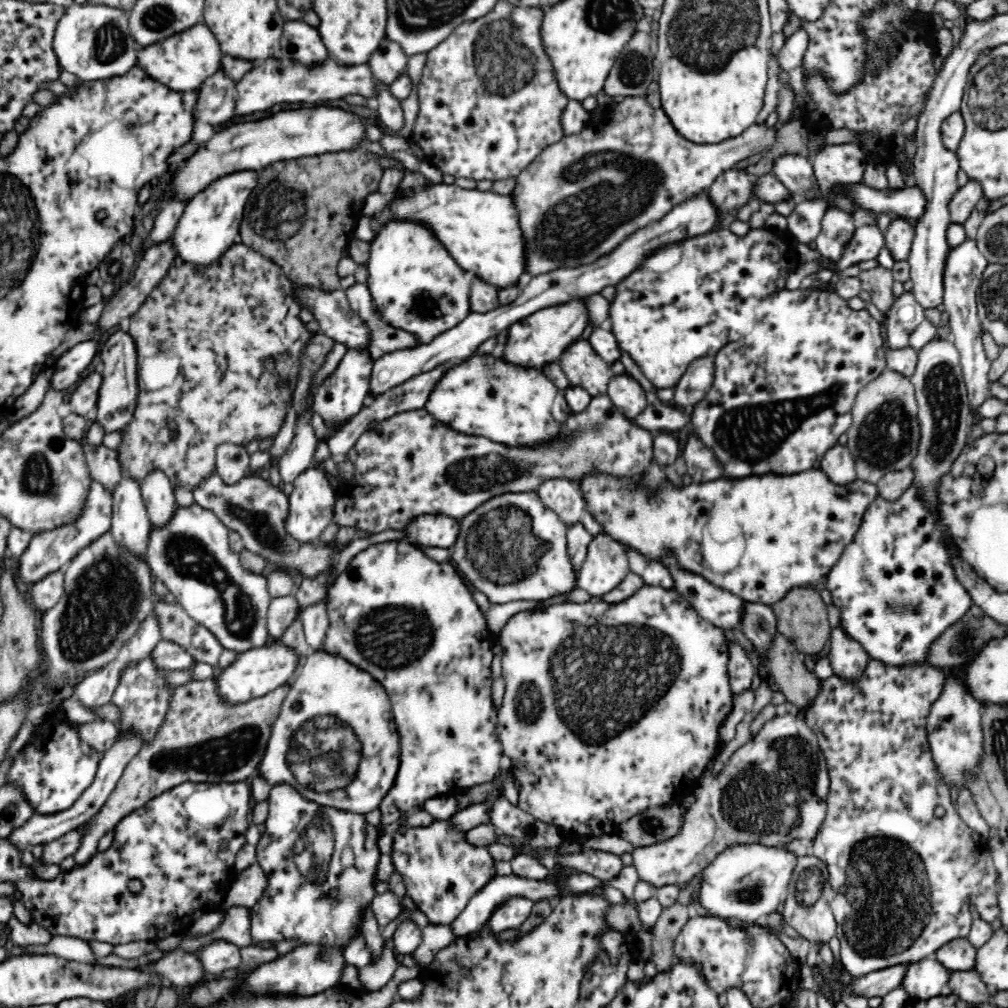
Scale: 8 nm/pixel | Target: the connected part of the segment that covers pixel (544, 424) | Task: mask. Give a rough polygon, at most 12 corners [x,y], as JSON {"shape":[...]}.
{"shape":[[500,350],[448,368],[425,410],[509,448],[556,442],[574,414]]}

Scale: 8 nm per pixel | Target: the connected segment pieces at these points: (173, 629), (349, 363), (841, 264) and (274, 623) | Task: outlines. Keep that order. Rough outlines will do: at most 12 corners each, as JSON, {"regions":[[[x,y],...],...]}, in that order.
{"regions":[[[156,600],[163,639],[215,668],[223,648],[178,602]],[[348,349],[314,390],[313,410],[330,430],[367,403],[374,361]],[[862,223],[836,263],[840,269],[875,259],[884,246],[877,224]],[[294,594],[272,598],[267,627],[280,638],[300,617]]]}

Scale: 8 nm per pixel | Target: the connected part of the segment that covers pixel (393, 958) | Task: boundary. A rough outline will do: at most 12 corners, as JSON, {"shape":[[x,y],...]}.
{"shape":[[390,945],[378,964],[359,969],[367,992],[384,988],[400,966]]}

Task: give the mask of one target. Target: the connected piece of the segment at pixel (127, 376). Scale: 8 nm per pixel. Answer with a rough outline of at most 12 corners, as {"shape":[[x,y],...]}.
{"shape":[[130,333],[110,335],[96,421],[104,433],[134,419],[138,355]]}

